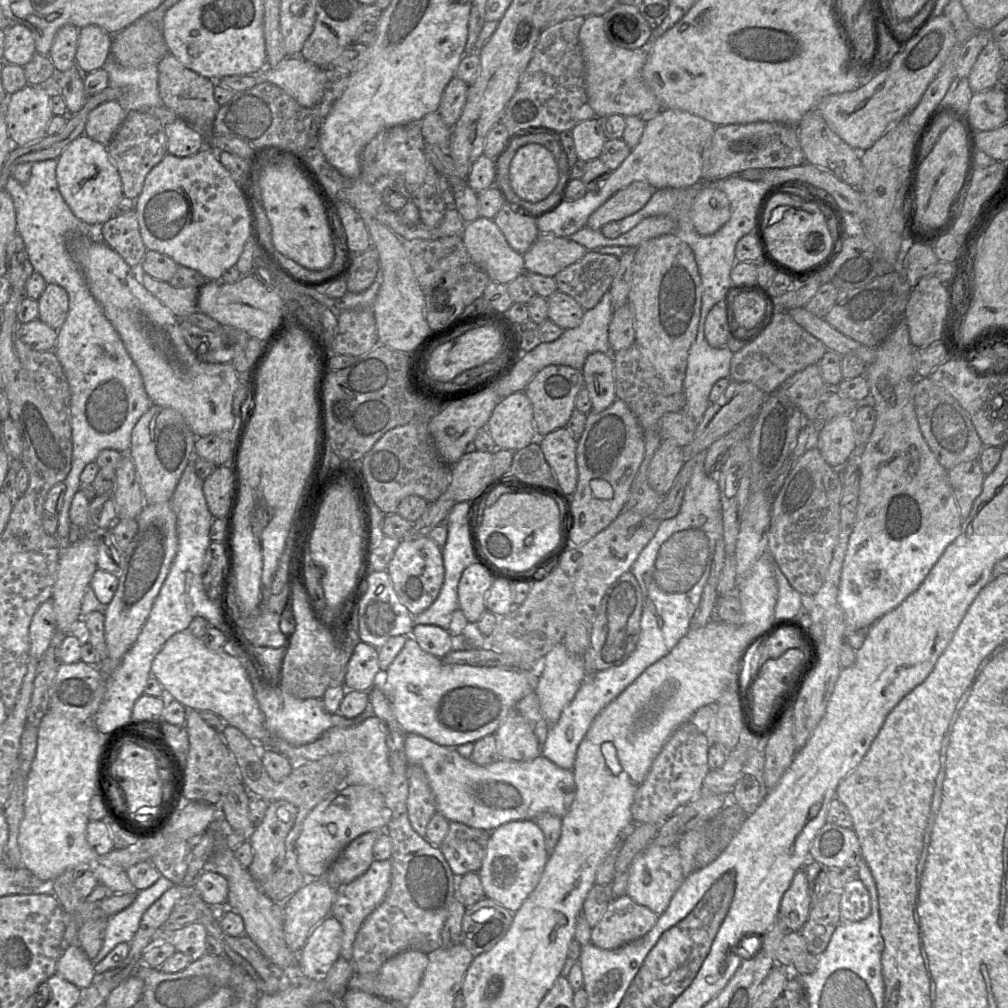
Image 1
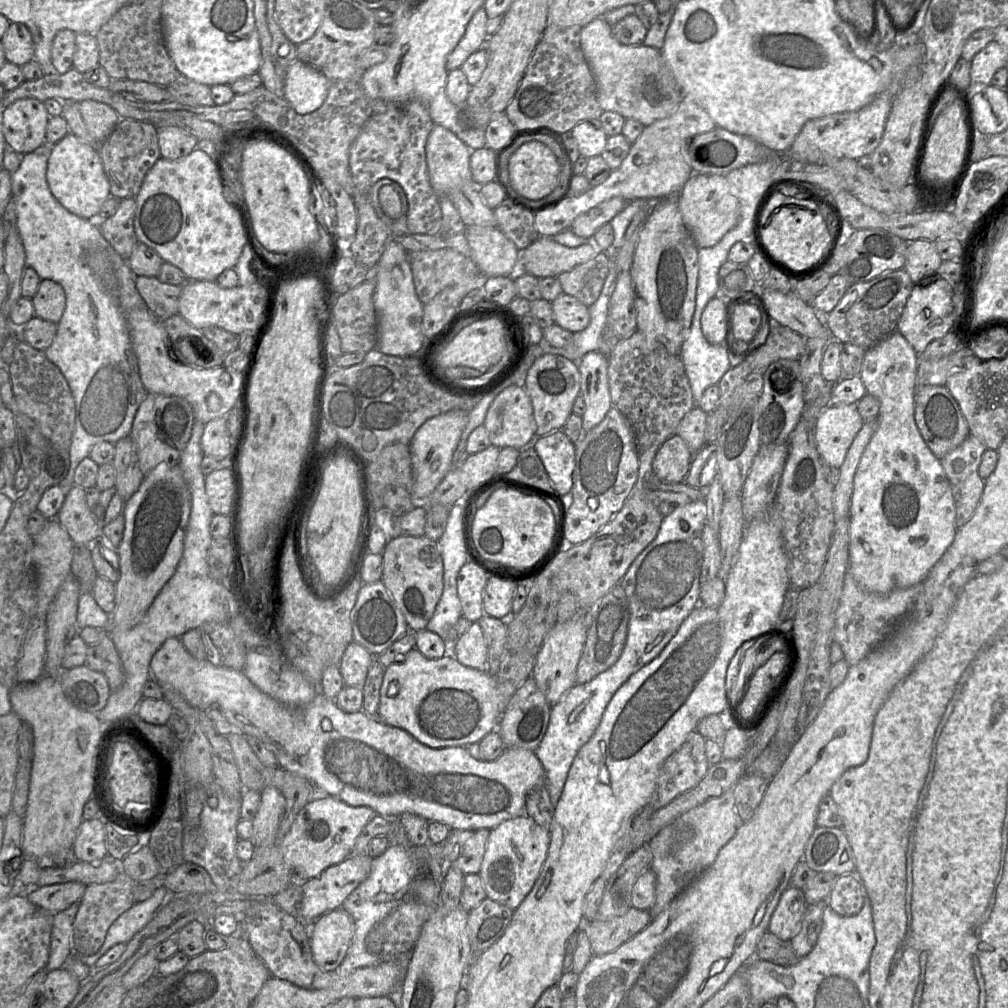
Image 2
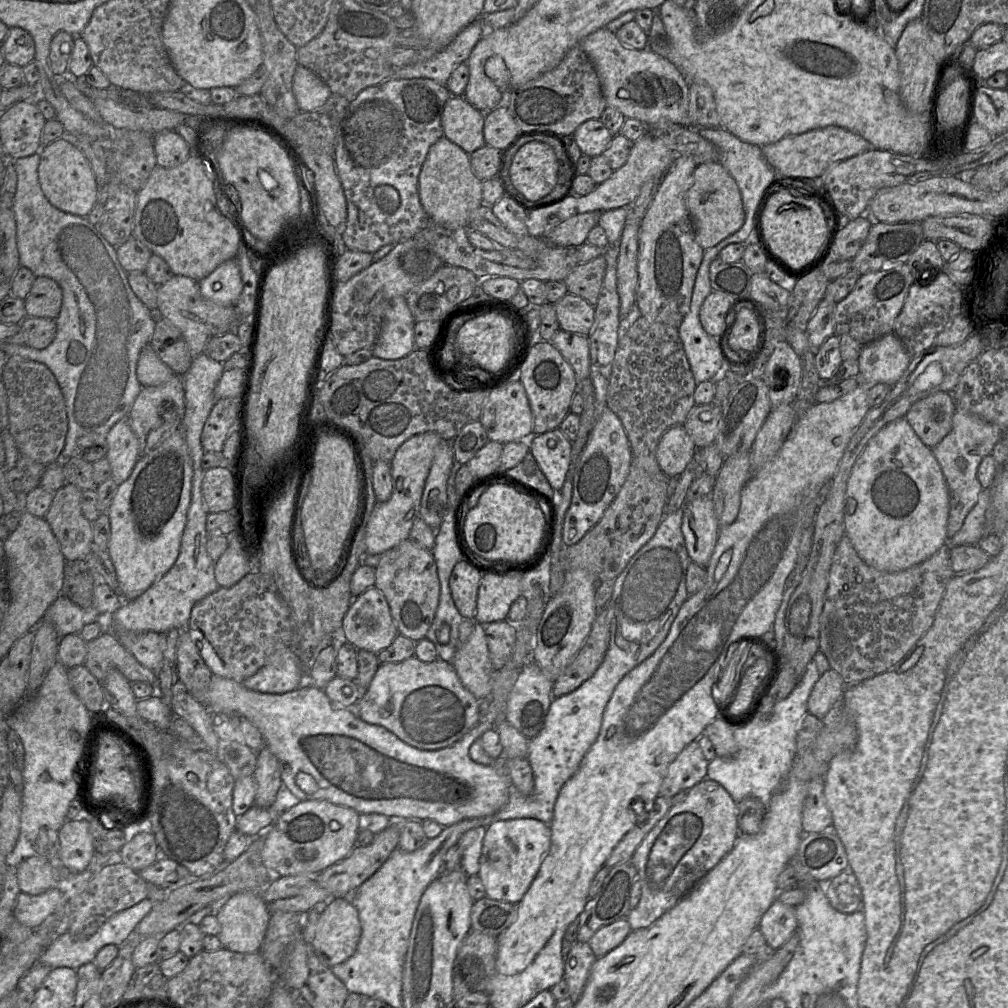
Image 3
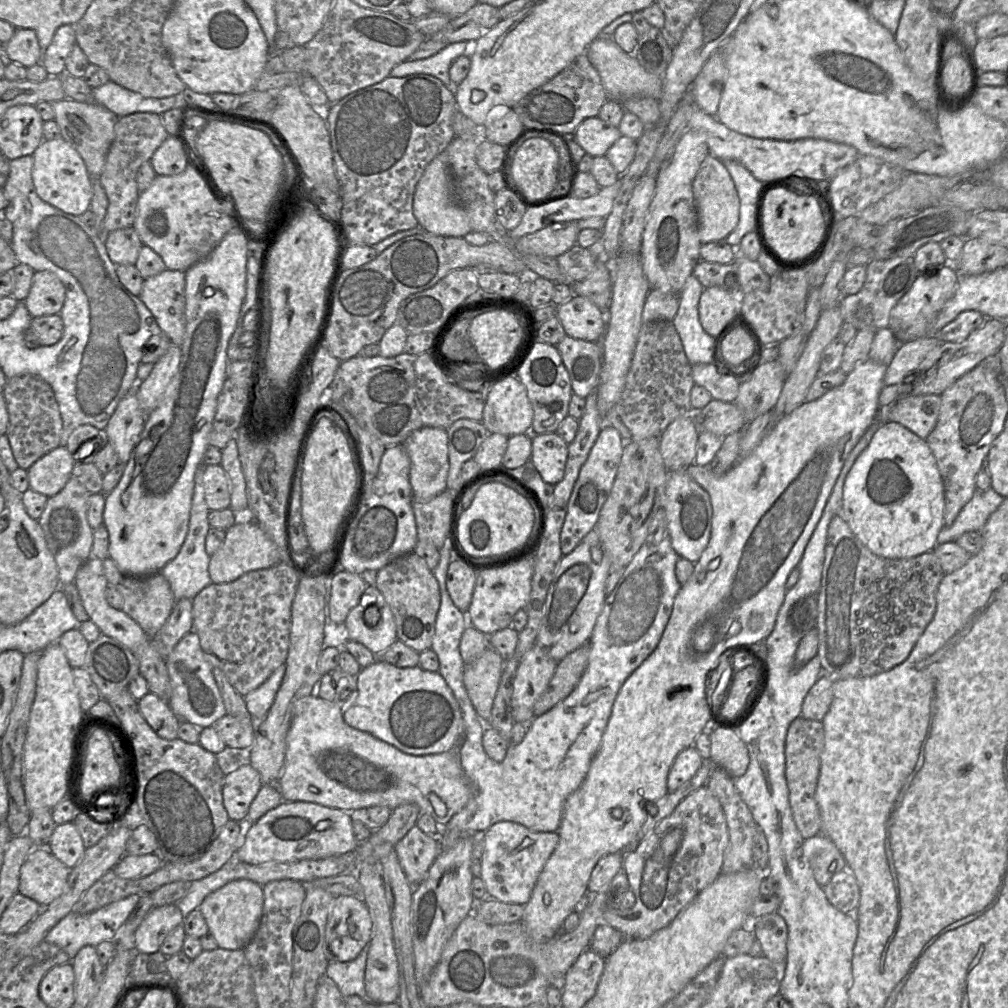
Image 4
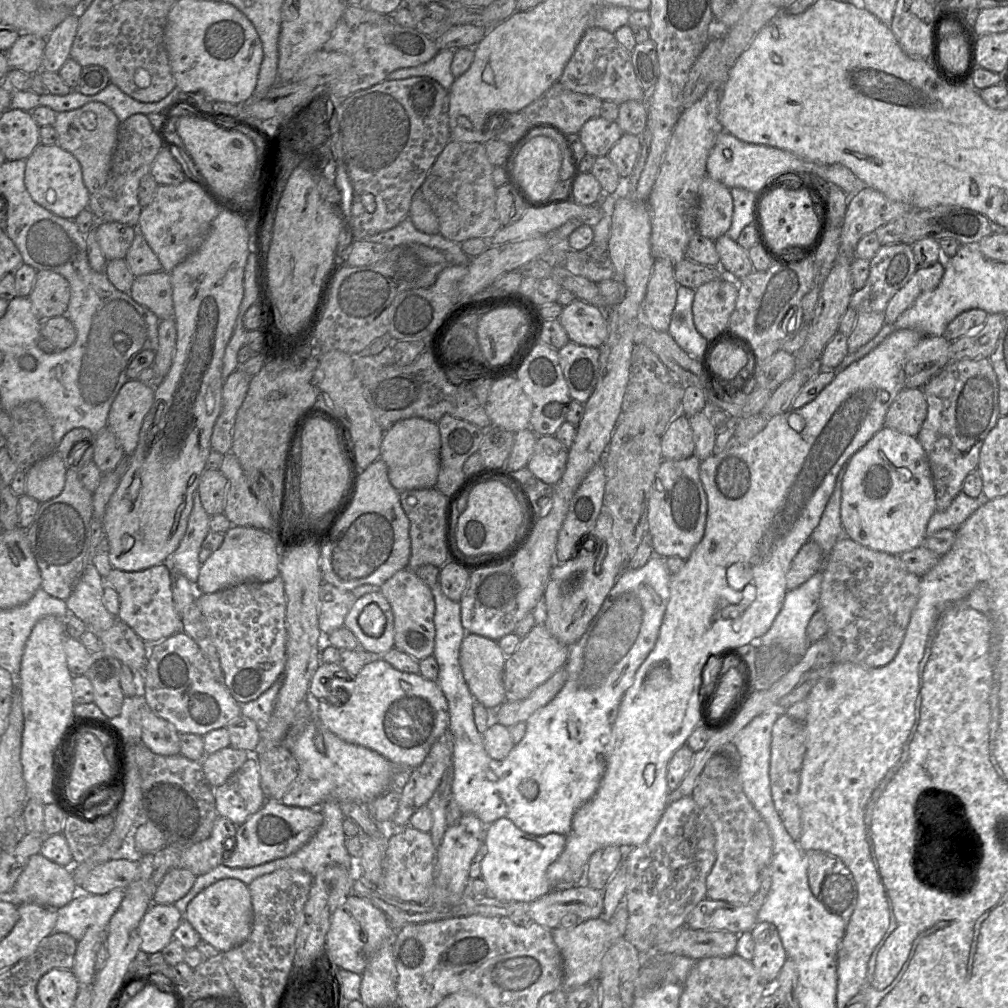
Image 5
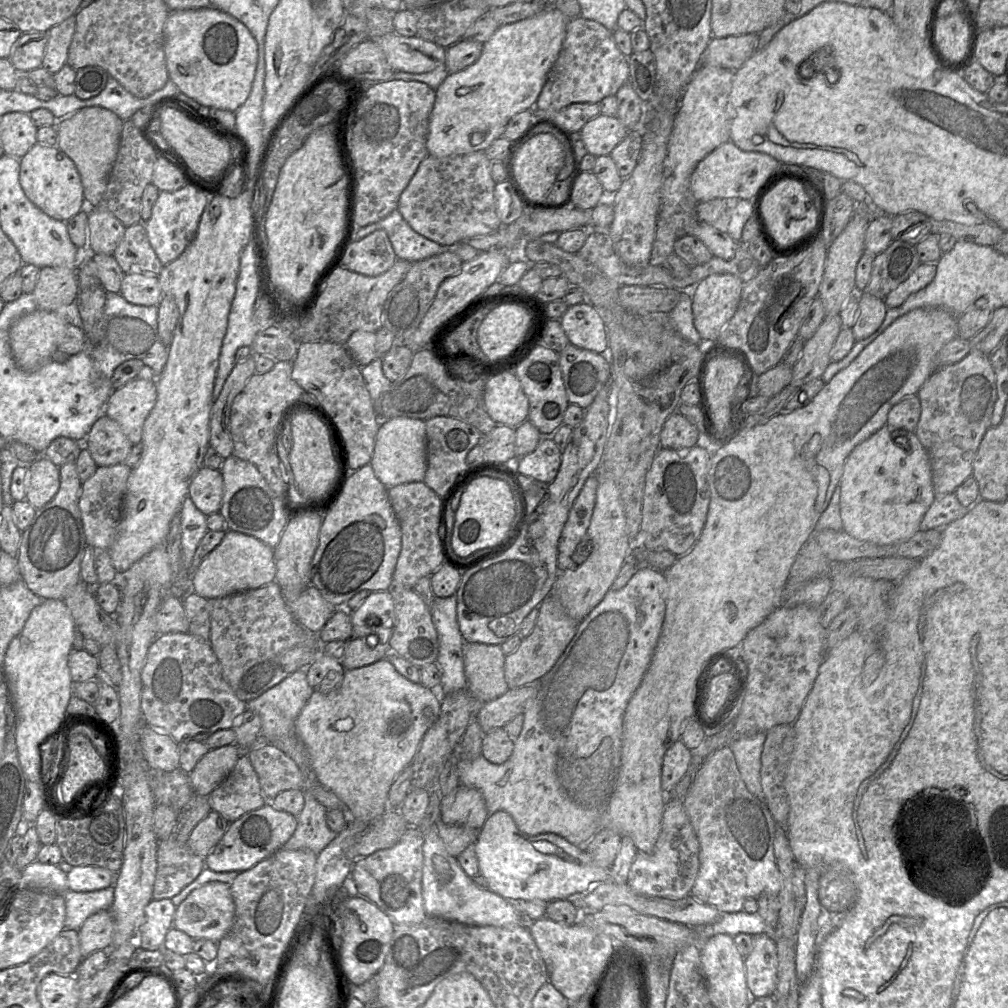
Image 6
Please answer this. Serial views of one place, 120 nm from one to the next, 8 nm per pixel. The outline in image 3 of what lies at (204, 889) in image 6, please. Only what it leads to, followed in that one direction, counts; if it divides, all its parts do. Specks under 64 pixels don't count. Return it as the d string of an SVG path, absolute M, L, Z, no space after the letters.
M257 892L231 895L216 912L222 947L238 953L259 952L269 916L269 909Z

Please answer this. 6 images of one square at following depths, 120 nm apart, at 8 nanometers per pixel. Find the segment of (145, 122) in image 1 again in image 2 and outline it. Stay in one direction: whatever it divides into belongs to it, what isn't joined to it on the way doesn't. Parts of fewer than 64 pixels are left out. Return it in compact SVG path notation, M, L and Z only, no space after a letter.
M120 119L111 134L98 145L110 195L118 199L135 198L148 170L161 157L158 128L148 121Z

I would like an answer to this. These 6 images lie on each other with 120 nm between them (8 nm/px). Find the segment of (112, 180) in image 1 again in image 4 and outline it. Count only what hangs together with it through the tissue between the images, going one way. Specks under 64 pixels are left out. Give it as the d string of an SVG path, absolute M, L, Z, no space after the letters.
M62 137L43 140L33 153L32 179L39 197L65 213L81 216L93 197L91 176L78 151Z

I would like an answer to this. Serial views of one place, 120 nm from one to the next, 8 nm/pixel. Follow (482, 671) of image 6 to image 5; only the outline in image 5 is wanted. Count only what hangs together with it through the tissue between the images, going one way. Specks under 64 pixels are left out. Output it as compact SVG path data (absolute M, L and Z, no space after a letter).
M466 633L460 648L460 664L464 679L475 702L488 710L496 710L506 701L503 675L506 656L494 641L479 635Z

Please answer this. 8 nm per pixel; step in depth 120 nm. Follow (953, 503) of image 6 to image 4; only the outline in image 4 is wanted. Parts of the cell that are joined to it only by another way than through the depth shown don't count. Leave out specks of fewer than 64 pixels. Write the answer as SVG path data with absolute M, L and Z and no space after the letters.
M993 488L976 490L971 500L961 509L951 526L944 526L937 538L937 544L955 542L969 531L981 532L987 520L1003 503L1004 497Z

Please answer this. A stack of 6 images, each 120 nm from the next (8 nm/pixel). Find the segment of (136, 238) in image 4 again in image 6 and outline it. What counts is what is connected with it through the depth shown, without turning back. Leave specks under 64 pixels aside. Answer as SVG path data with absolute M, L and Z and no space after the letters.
M94 207L88 214L88 244L85 251L91 254L108 254L113 255L115 249L123 239L126 227L111 212L105 209Z

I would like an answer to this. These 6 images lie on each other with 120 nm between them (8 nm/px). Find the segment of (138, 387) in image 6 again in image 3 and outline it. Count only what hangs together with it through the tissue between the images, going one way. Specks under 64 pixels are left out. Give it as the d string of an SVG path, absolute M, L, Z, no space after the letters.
M129 415L110 429L106 441L111 478L120 485L129 478L140 456L140 442L131 428Z

